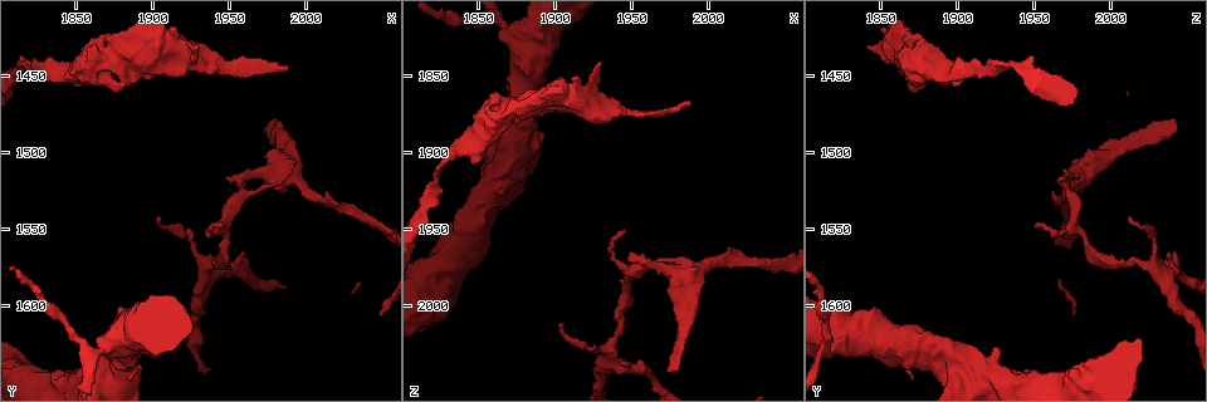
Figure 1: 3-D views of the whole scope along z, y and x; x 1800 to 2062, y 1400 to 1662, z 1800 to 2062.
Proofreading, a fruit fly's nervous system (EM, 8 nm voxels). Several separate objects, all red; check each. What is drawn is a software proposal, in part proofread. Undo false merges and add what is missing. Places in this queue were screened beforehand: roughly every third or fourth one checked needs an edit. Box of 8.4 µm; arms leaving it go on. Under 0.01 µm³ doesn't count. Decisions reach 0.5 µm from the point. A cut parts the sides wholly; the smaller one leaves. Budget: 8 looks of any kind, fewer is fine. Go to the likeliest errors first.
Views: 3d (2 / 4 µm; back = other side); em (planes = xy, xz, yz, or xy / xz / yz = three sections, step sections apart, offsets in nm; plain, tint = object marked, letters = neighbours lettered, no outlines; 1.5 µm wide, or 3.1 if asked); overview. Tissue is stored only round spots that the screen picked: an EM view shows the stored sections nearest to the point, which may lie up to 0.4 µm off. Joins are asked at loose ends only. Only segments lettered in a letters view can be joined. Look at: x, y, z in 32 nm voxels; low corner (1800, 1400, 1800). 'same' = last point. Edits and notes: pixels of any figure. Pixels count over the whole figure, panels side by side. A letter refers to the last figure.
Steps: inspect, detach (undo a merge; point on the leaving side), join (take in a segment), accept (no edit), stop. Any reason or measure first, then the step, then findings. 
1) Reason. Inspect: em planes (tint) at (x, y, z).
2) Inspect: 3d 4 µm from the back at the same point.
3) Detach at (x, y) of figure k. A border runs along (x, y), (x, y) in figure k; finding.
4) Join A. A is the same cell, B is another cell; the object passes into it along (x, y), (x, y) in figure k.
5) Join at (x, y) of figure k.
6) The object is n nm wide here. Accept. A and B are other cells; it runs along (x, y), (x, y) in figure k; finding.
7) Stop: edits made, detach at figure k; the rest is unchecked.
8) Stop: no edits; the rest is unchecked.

Thin end. Inspect: em xy step 4 (letters) at (1980, 1478, 2044).

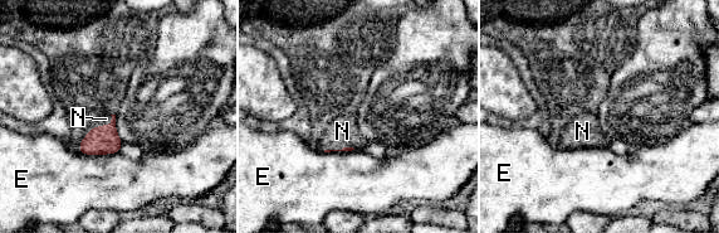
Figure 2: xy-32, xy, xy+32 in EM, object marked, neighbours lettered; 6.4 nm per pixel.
Join N. N is the same cell, E is another cell; the object passes into it along (102, 140), (101, 125), (106, 119) in figure 2; the neuron continues.

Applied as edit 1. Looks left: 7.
Inspect: overview.

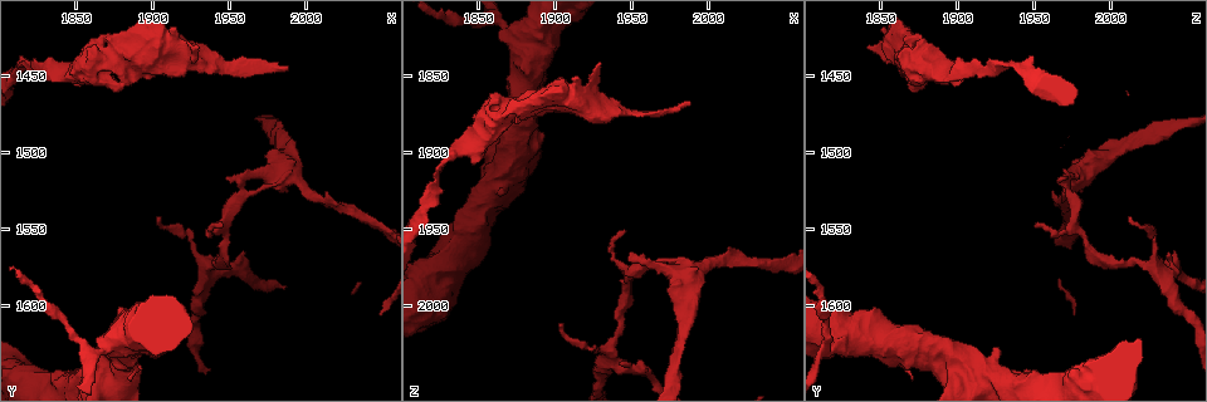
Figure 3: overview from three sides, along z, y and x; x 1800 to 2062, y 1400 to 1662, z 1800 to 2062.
Sharp bend. Inspect: em planes (letters) at (1960, 1516, 1972).

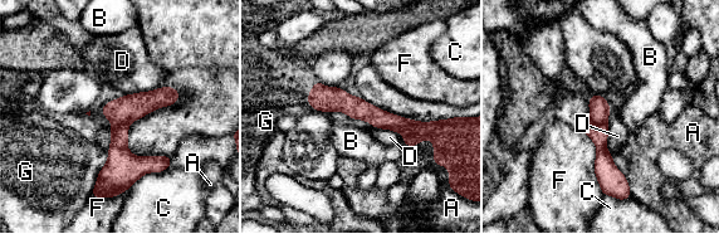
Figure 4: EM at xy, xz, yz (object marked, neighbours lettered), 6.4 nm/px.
Detach at (131, 107) of figure 4. A, B, C, D, F and G are other cells; the part that leaves runs along (311, 97), (409, 128), (445, 127) in figure 4; a second neuron is stuck on.

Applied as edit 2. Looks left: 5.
Stop: edits made, join at figure 2, detach at figure 4; the rest is unchecked.

